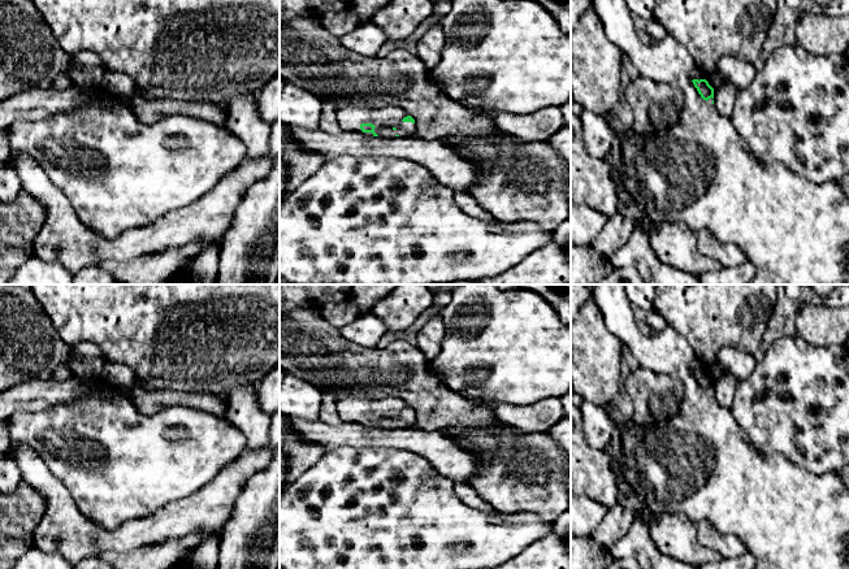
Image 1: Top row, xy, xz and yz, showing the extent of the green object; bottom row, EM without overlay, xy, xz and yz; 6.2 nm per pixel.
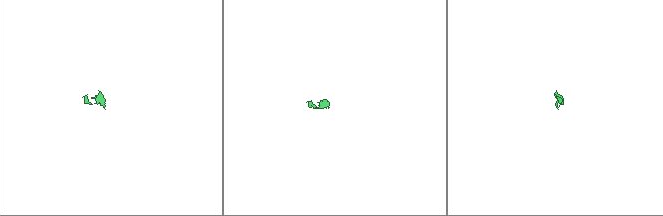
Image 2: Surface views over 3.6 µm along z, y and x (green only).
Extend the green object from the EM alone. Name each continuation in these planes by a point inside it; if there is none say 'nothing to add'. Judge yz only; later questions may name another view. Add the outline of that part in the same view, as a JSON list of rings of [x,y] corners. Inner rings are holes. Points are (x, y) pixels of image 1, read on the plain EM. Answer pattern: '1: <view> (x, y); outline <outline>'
1: yz (701, 463); outline [[[593,284],[592,295],[594,296],[603,322],[608,331],[621,340],[623,344],[628,346],[633,356],[636,357],[641,368],[653,370],[655,373],[664,373],[672,377],[675,381],[680,381],[684,387],[684,396],[679,403],[677,412],[668,420],[666,425],[655,425],[650,427],[642,427],[636,425],[632,420],[624,424],[623,430],[623,473],[624,483],[628,487],[629,492],[634,494],[644,504],[644,511],[641,514],[633,513],[633,521],[629,527],[629,531],[620,538],[614,546],[608,550],[614,559],[618,557],[633,557],[642,569],[697,569],[693,565],[677,561],[672,557],[663,555],[651,535],[651,526],[655,522],[655,517],[663,513],[684,513],[692,520],[693,524],[706,520],[709,521],[718,531],[723,534],[736,535],[755,557],[754,569],[849,569],[849,488],[842,483],[839,473],[827,472],[824,474],[810,473],[803,468],[797,466],[789,461],[783,455],[766,456],[759,452],[749,440],[746,433],[736,424],[736,420],[729,409],[723,408],[715,396],[712,395],[712,388],[707,392],[701,388],[697,379],[693,375],[693,370],[706,370],[706,365],[697,360],[694,352],[689,343],[677,334],[672,327],[667,327],[660,333],[651,333],[650,335],[644,335],[636,323],[633,309],[631,301],[627,299],[627,292],[624,284]]]

